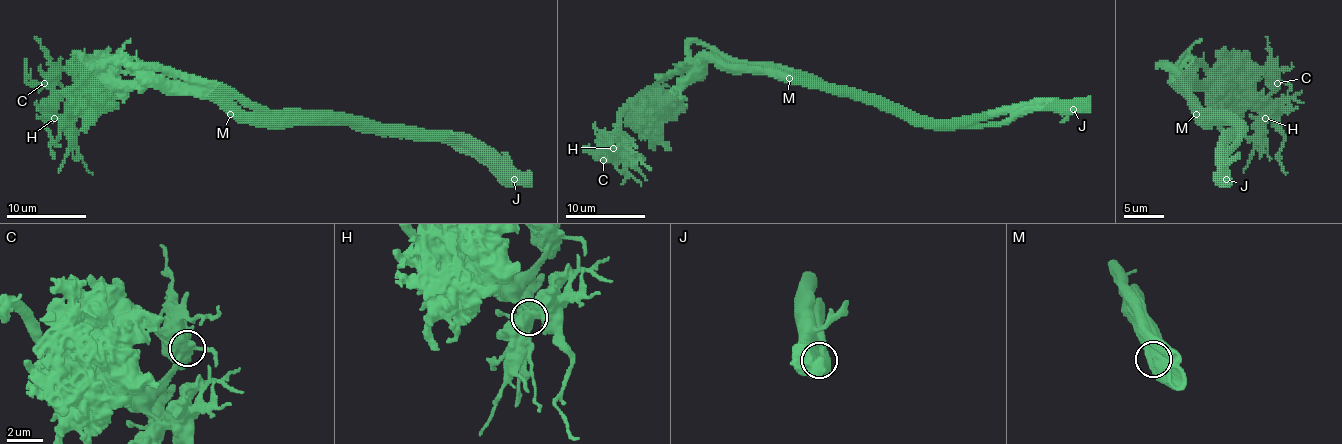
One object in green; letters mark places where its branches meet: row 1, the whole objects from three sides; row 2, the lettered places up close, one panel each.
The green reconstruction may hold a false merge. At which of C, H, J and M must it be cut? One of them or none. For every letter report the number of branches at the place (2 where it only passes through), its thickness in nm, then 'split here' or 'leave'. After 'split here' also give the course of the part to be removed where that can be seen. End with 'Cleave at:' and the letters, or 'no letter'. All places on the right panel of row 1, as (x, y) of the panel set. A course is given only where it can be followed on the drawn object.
C: branches 2; calibre 550 nm; leave
H: branches 3; calibre 440 nm; leave
J: branches 1; calibre 1200 nm; split here; course (1226, 178), (1243, 128), (1208, 114), (1162, 65), (1198, 63), (1257, 109), (1283, 136), (1285, 174)
M: branches 1; calibre 1000 nm; leave
Cleave at: J

